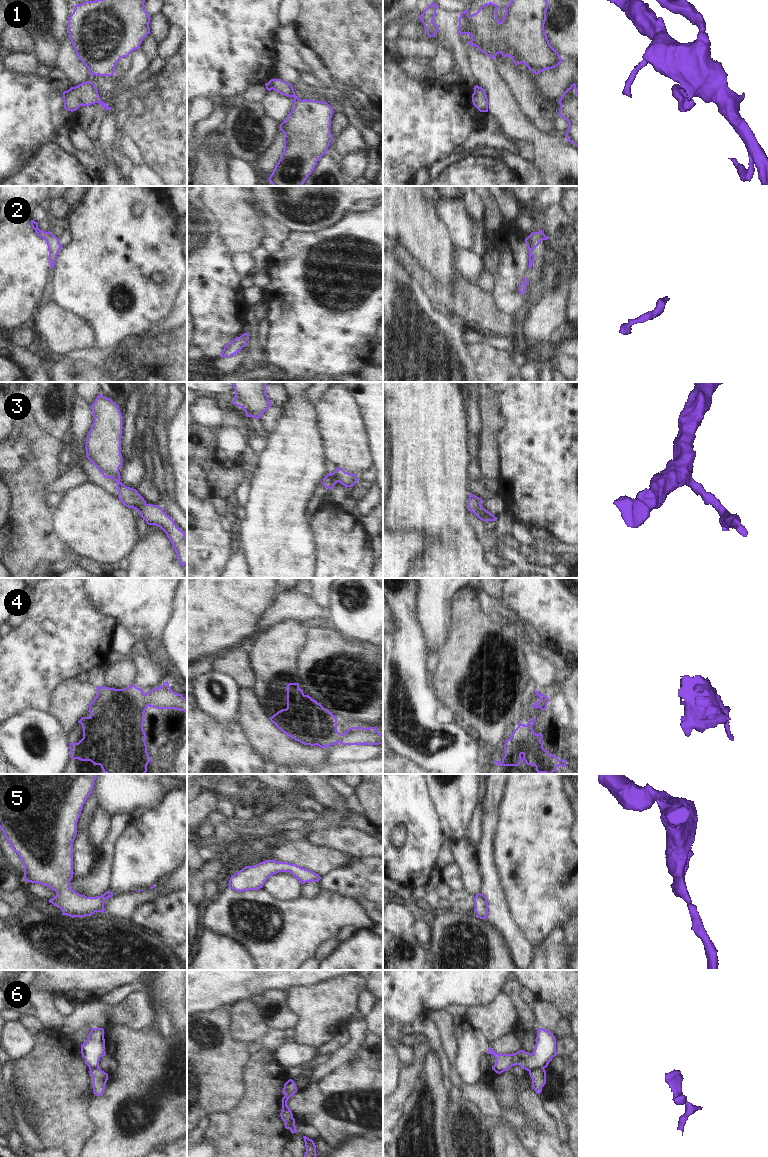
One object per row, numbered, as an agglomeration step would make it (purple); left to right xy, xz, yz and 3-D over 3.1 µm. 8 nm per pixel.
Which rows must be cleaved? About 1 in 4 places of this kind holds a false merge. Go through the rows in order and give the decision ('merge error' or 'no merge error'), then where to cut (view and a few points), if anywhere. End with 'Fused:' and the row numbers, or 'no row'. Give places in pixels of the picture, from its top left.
1: no merge error | no cut
2: no merge error | no cut
3: no merge error | no cut
4: merge error | xy (144, 694), (144, 700), (148, 705)
5: no merge error | no cut
6: merge error | yz (543, 1067), (537, 1067), (529, 1072)
Fused: 4, 6

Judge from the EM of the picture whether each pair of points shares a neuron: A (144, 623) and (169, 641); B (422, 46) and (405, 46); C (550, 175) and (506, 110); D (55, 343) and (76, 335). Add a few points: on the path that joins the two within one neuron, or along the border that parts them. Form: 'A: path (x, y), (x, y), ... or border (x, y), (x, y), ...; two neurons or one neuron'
A: border (171, 613), (160, 638); two neurons
B: path (418, 46), (409, 46); one neuron
C: path (550, 159), (550, 154), (522, 126); one neuron
D: path (60, 338), (63, 335), (71, 335); one neuron

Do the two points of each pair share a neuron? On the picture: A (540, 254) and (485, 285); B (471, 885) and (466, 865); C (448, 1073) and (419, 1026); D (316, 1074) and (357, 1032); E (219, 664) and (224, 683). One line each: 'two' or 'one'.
A: two
B: one
C: one
D: one
E: two

